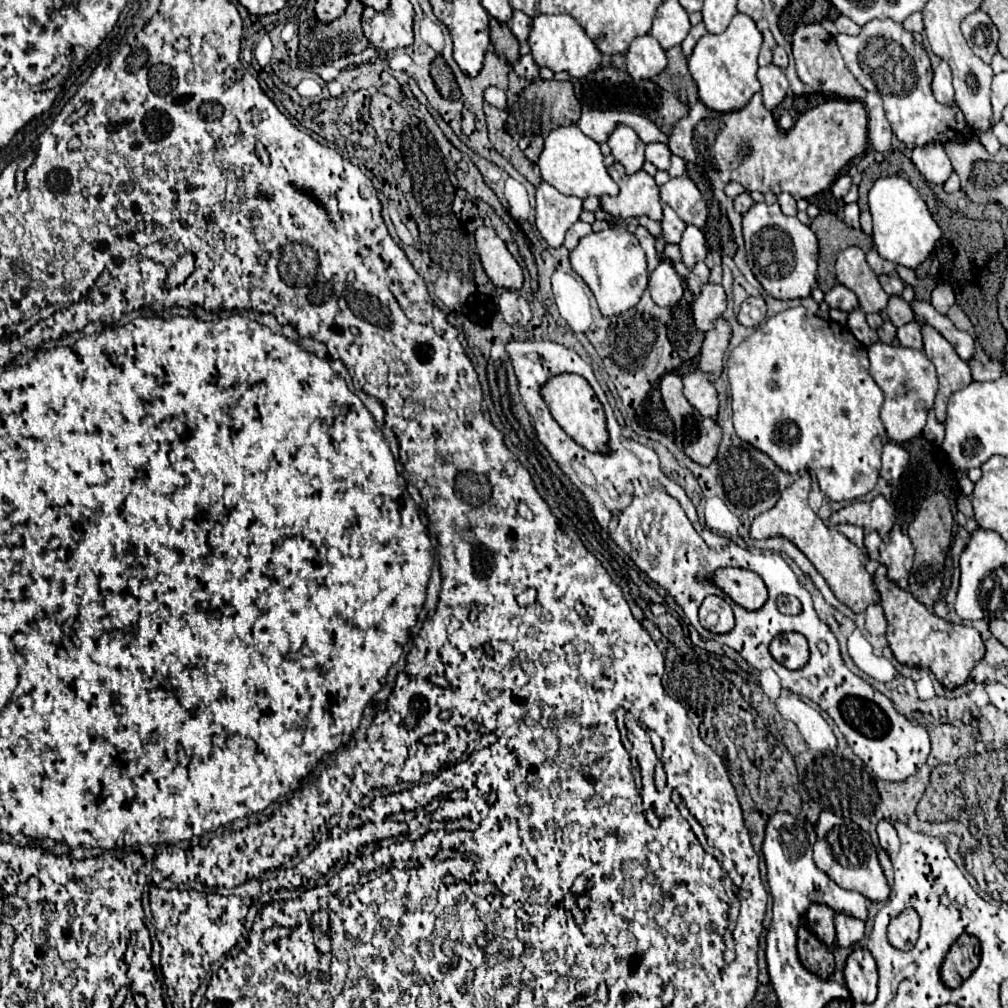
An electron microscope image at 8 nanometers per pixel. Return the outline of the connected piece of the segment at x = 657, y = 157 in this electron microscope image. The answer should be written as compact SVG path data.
M651 142L651 144L647 144L645 158L653 166L657 166L659 170L669 170L669 166L671 166L671 150L663 142Z

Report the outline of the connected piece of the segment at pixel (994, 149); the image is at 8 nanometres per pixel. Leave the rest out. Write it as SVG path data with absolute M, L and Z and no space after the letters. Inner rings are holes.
M987 130L987 132L981 134L980 143L992 155L996 154L1001 148L1001 144L993 134L992 130Z

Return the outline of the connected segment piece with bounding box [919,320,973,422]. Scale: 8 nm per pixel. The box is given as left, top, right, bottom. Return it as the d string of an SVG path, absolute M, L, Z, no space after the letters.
M919 320L919 324L923 328L925 354L937 368L939 390L937 390L937 398L935 398L935 414L937 414L937 420L943 422L949 396L955 390L961 390L973 382L971 368L967 362L963 362L957 356L955 348L951 348L951 344L943 336L939 336L939 332L935 332L935 328L931 328L929 324L923 324L923 320Z

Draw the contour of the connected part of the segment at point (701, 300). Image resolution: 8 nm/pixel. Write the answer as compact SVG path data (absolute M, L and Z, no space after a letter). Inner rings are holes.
M703 284L701 294L693 302L693 322L695 328L707 332L713 328L713 322L725 312L725 290L721 284Z

